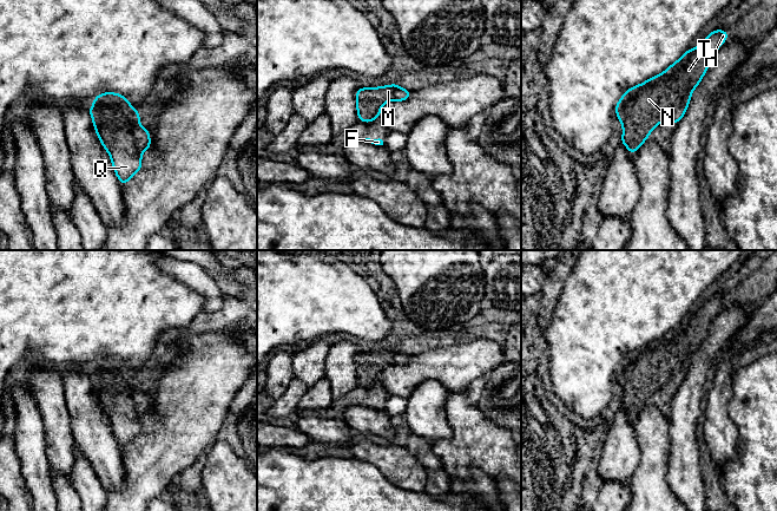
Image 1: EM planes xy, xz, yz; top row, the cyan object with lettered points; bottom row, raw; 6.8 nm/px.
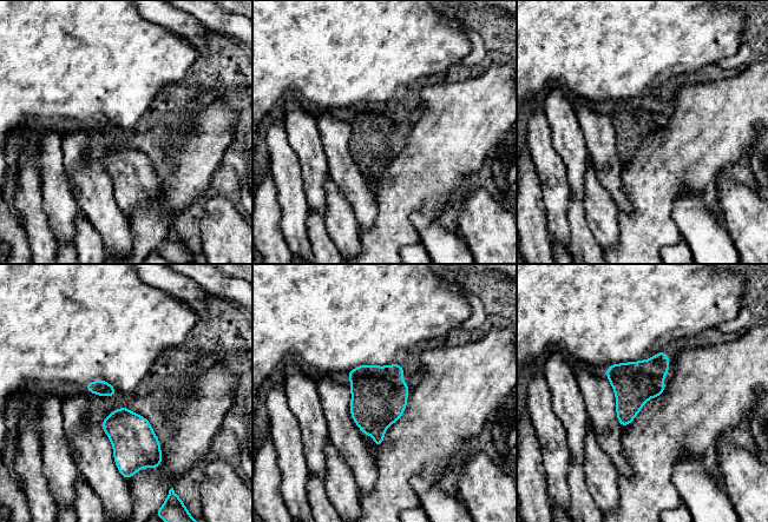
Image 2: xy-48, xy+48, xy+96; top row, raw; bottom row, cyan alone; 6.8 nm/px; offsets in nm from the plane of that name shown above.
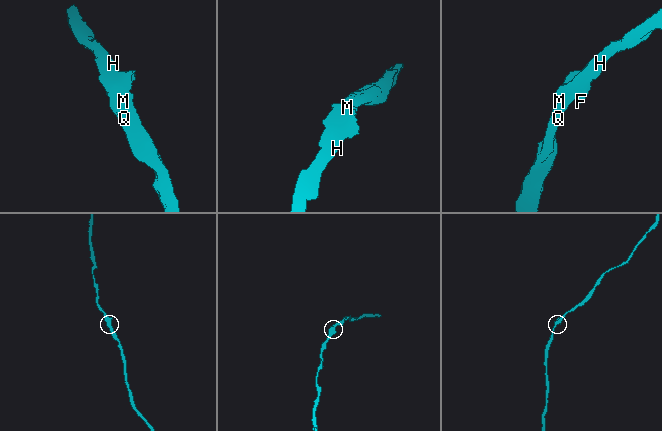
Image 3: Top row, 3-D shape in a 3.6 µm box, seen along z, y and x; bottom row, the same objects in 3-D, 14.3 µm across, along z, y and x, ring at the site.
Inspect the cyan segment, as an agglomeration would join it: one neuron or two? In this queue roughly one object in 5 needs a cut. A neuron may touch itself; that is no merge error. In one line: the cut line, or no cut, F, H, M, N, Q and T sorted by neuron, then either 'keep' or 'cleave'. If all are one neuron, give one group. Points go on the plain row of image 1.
no cut; F H M N Q T; keep

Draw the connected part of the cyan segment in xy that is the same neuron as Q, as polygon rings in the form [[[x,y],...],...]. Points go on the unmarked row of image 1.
[[[103,356],[93,366],[87,375],[124,451],[143,432],[141,417],[152,412],[151,398],[139,388],[141,375],[136,376],[121,358]]]

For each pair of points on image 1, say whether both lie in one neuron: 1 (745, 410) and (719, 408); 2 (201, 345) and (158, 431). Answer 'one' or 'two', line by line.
1: two
2: one

